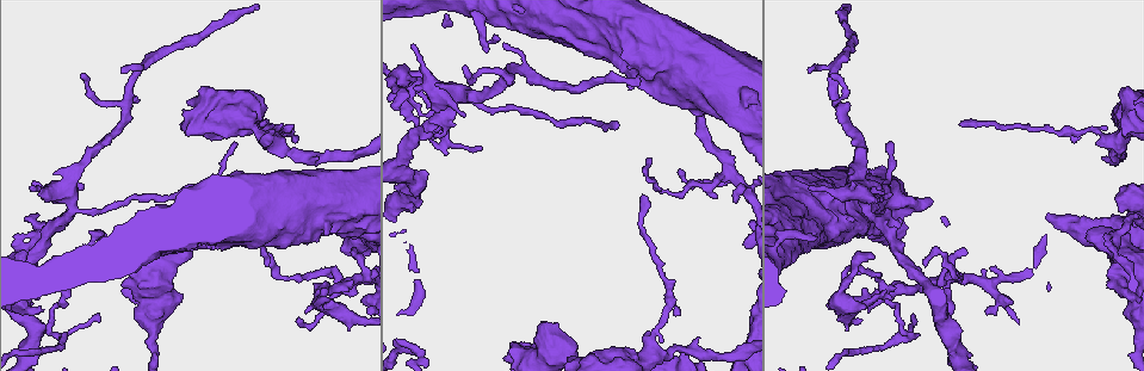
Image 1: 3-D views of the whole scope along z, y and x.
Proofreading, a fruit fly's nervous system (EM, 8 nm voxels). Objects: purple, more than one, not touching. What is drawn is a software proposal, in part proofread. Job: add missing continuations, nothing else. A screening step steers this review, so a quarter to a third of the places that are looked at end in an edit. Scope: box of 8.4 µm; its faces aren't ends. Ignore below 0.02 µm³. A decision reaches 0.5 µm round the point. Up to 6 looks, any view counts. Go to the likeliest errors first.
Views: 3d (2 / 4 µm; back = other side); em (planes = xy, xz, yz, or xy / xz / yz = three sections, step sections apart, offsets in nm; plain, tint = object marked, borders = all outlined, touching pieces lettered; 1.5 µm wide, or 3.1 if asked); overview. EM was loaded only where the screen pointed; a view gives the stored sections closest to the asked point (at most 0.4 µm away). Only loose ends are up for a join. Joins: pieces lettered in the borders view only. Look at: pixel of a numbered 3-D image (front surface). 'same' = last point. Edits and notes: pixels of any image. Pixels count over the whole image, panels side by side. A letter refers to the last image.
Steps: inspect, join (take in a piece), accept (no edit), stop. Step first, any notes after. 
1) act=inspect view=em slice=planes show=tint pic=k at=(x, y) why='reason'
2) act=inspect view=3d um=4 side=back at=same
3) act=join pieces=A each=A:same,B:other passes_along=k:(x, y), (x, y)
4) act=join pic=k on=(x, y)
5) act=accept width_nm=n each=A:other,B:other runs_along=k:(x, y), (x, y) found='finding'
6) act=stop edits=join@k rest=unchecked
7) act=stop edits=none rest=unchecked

act=inspect view=em slice=planes show=tint pic=1 at=(800, 252) why='thick end'

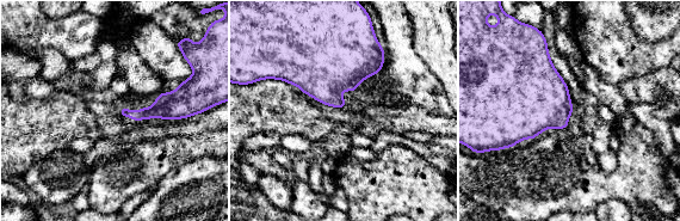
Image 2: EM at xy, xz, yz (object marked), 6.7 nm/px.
act=inspect view=em slice=planes show=borders at=same

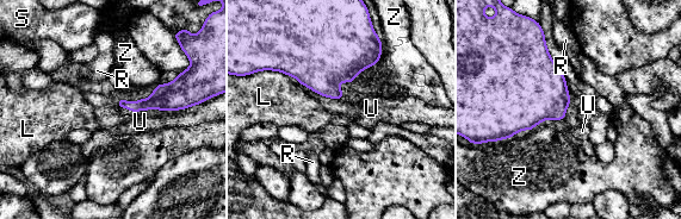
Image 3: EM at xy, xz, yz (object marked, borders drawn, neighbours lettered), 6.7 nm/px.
act=accept each=L:other,R:other,S:other,U:other,Z:other border=3:(194, 105), (178, 110), (131, 112) found='no lettered piece goes on from it'

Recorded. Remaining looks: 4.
act=inspect view=em slice=xz step=8 show=borders pic=1 at=(38, 313) why='free end'

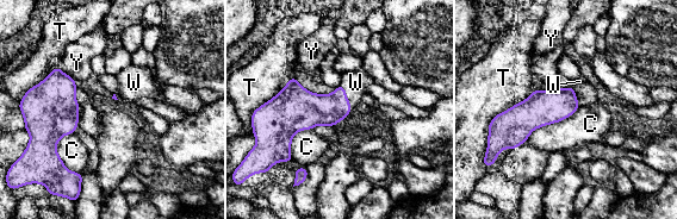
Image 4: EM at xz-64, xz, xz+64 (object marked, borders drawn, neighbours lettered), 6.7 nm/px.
act=join pieces=W each=C:other,T:other,W:same,Y:other passes_along=4:(311, 110), (346, 97), (355, 82) found='it goes on there'

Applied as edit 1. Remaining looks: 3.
act=stop edits=join@4 rest=unchecked

